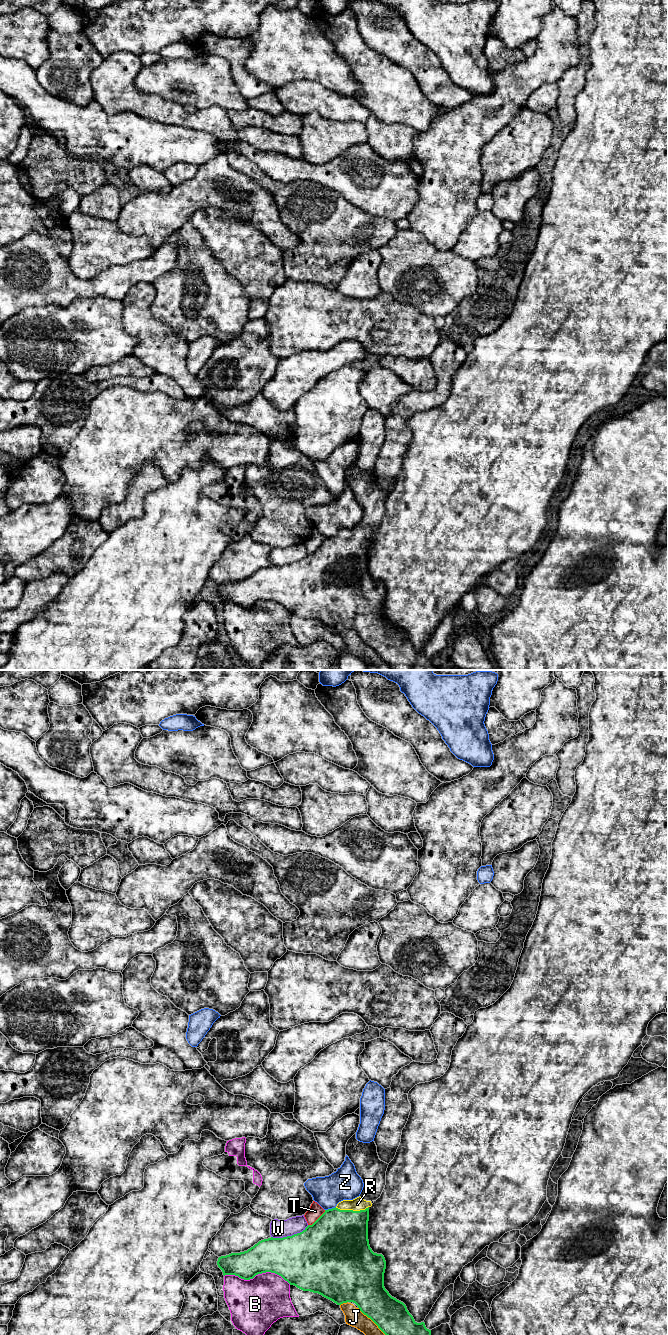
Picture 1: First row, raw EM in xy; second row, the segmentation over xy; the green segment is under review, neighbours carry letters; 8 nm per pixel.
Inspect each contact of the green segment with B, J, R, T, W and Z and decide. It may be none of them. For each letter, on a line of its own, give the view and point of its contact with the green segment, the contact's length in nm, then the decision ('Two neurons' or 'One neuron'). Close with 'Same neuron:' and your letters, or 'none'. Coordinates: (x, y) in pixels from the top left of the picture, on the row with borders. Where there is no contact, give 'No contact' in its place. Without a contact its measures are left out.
B: Touches green at xy (257, 1274). Shared border 550 nm. Two neurons
J: Touches green at xy (371, 1319). Shared border 320 nm. Two neurons
R: Touches green at xy (351, 1210). Shared border 280 nm. One neuron
T: Touches green at xy (317, 1219). Shared border 190 nm. Two neurons
W: Touches green at xy (289, 1236). Shared border 320 nm. Two neurons
Z: Touches green at xy (330, 1209). Shared border 90 nm. Two neurons
Same neuron: R

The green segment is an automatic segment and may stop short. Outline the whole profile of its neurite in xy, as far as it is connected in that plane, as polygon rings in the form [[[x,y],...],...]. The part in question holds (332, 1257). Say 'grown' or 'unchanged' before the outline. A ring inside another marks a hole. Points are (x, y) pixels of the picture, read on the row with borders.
grown; [[[362,1197],[343,1200],[335,1208],[325,1212],[302,1232],[283,1238],[268,1238],[259,1241],[247,1251],[231,1253],[218,1258],[217,1265],[223,1275],[235,1275],[244,1280],[256,1275],[271,1272],[281,1276],[290,1285],[303,1291],[318,1293],[337,1305],[355,1303],[360,1311],[370,1318],[385,1335],[431,1335],[424,1322],[417,1323],[407,1310],[406,1305],[392,1297],[384,1287],[386,1261],[382,1254],[372,1251],[368,1240],[369,1208],[371,1201]]]

